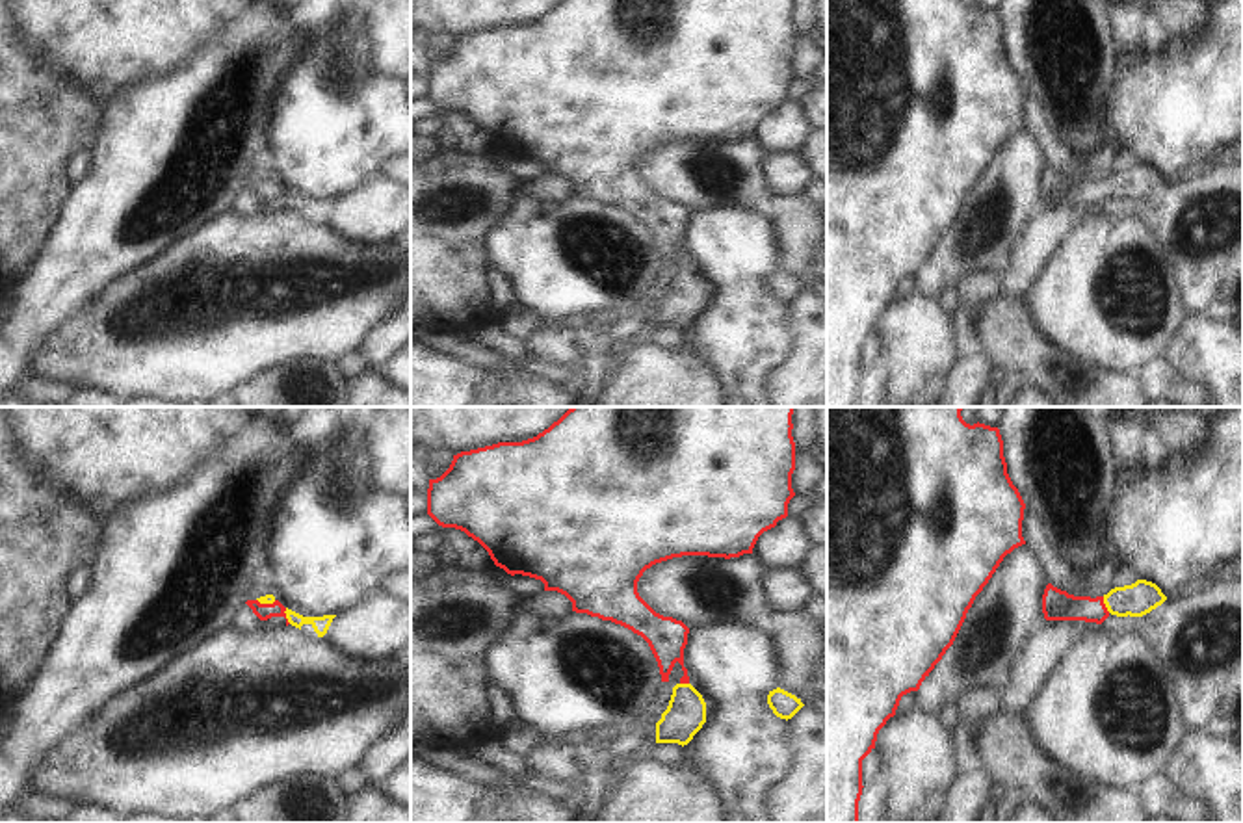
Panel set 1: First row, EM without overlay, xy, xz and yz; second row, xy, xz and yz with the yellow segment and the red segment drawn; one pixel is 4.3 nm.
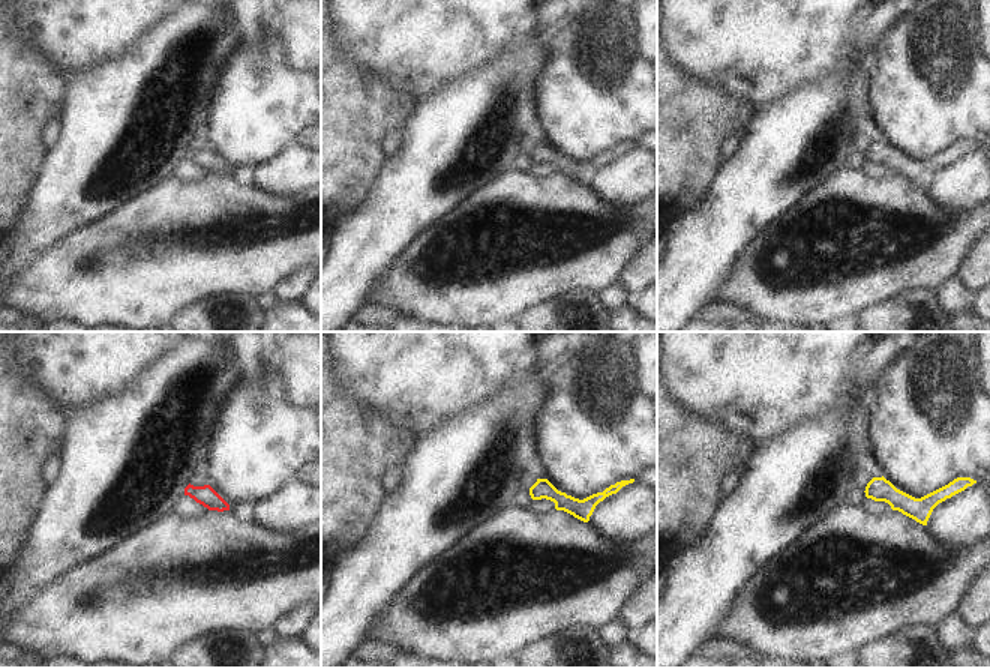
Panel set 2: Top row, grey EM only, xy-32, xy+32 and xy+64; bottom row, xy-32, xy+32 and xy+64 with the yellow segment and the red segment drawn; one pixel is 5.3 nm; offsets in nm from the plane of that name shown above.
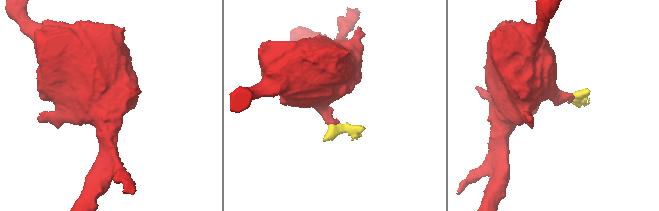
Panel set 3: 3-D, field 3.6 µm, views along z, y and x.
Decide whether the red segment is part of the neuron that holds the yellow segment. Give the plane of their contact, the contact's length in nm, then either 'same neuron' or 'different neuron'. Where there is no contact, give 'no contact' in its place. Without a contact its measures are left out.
xy | 80 nm | same neuron

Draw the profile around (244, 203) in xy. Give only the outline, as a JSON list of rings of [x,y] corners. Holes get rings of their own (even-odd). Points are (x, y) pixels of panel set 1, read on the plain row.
[[[243,188],[232,201],[230,212],[234,216],[258,216],[262,212],[262,204],[253,197],[253,193]]]

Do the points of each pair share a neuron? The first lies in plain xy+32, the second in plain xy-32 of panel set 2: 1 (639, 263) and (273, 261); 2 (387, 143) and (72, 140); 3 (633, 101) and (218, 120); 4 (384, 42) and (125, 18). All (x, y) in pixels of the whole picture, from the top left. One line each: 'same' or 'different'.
1: different
2: different
3: same
4: same

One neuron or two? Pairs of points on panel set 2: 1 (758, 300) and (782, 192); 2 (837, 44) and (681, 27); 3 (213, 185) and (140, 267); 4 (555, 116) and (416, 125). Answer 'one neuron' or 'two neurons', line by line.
1: two neurons
2: one neuron
3: one neuron
4: two neurons

